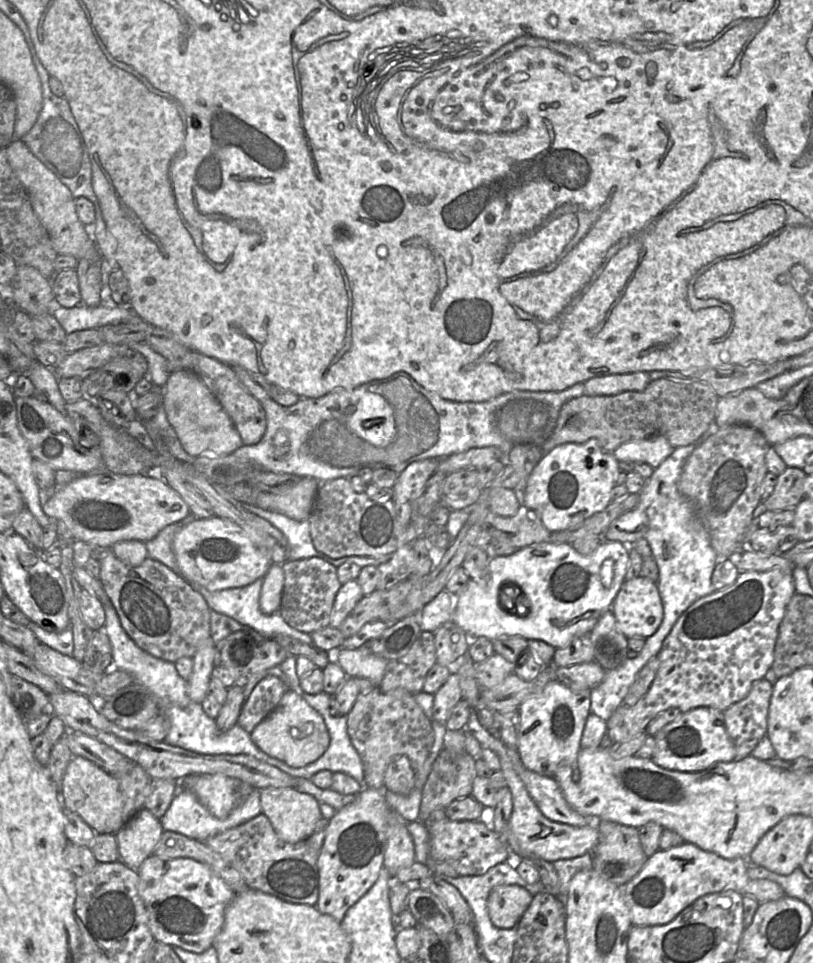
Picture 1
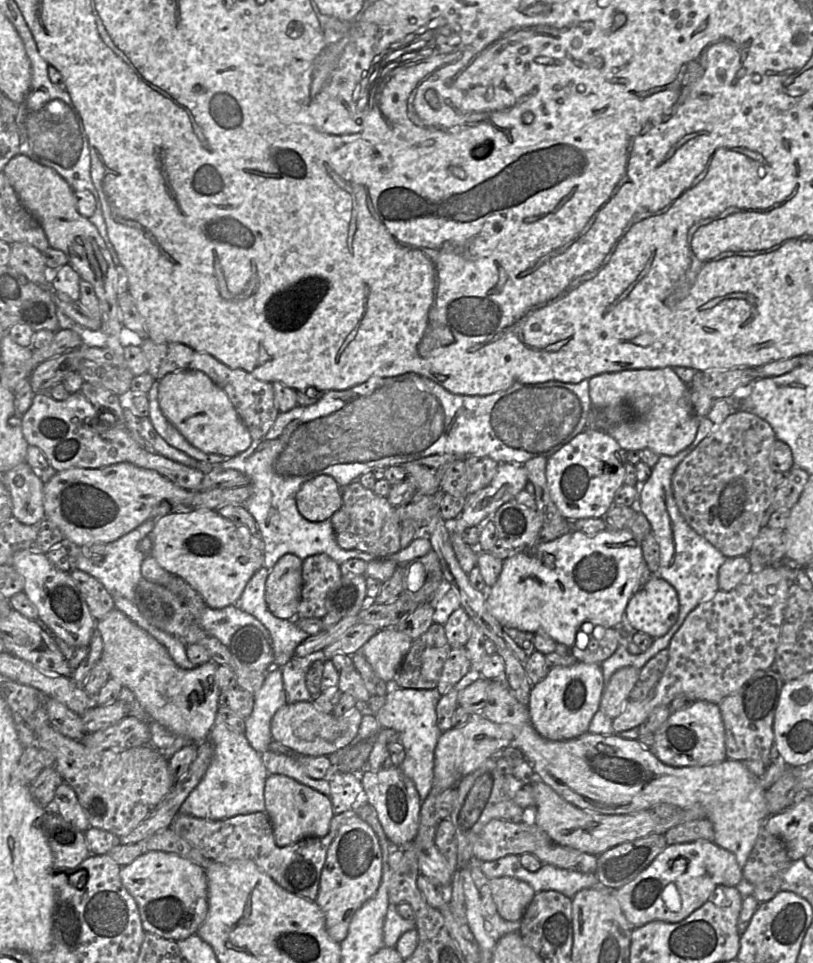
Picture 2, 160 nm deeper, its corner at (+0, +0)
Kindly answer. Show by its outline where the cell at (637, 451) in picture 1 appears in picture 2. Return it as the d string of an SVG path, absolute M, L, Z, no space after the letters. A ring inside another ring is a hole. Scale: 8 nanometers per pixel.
M673 368L608 372L595 375L588 381L589 395L594 408L628 403L633 409L633 419L606 430L626 451L648 448L660 456L675 456L695 439L700 419L692 413L688 399L689 385L678 377Z

